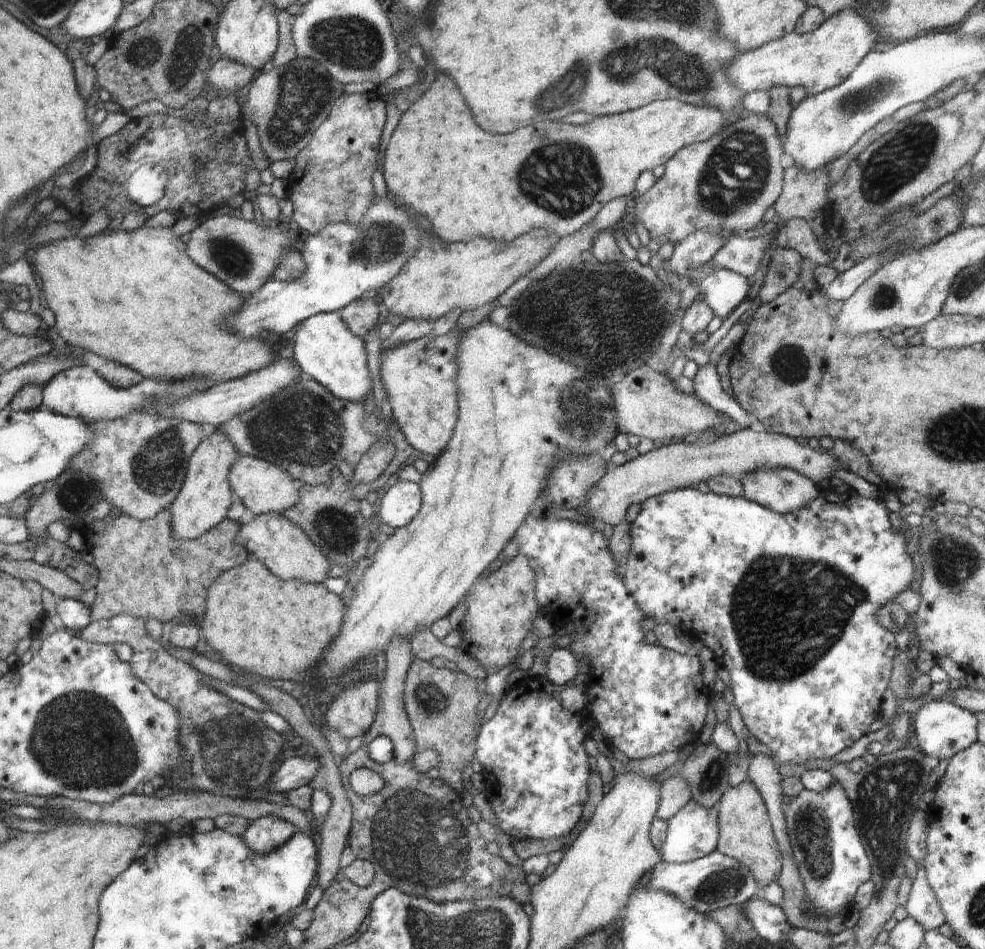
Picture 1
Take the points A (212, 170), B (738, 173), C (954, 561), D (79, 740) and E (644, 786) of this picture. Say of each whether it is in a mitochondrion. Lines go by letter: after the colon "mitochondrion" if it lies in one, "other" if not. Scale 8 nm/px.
A: mitochondrion
B: mitochondrion
C: mitochondrion
D: mitochondrion
E: other

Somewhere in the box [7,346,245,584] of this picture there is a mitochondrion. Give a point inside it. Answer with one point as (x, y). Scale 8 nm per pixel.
(159, 466)

